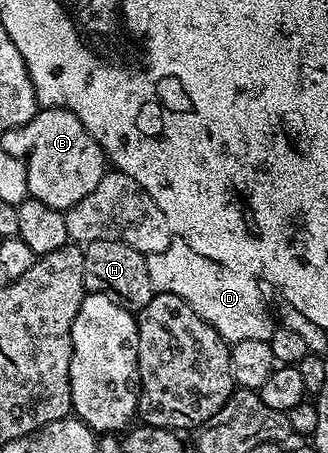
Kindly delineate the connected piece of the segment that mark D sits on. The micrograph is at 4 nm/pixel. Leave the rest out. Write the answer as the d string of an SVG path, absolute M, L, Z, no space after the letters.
M175 239L169 244L166 251L148 254L145 261L156 292L179 295L201 319L215 327L221 337L231 345L235 342L246 342L247 339L269 341L277 328L274 314L271 315L265 301L264 286L245 270L231 269L225 264L215 263L214 260L191 250L185 241L180 239Z

